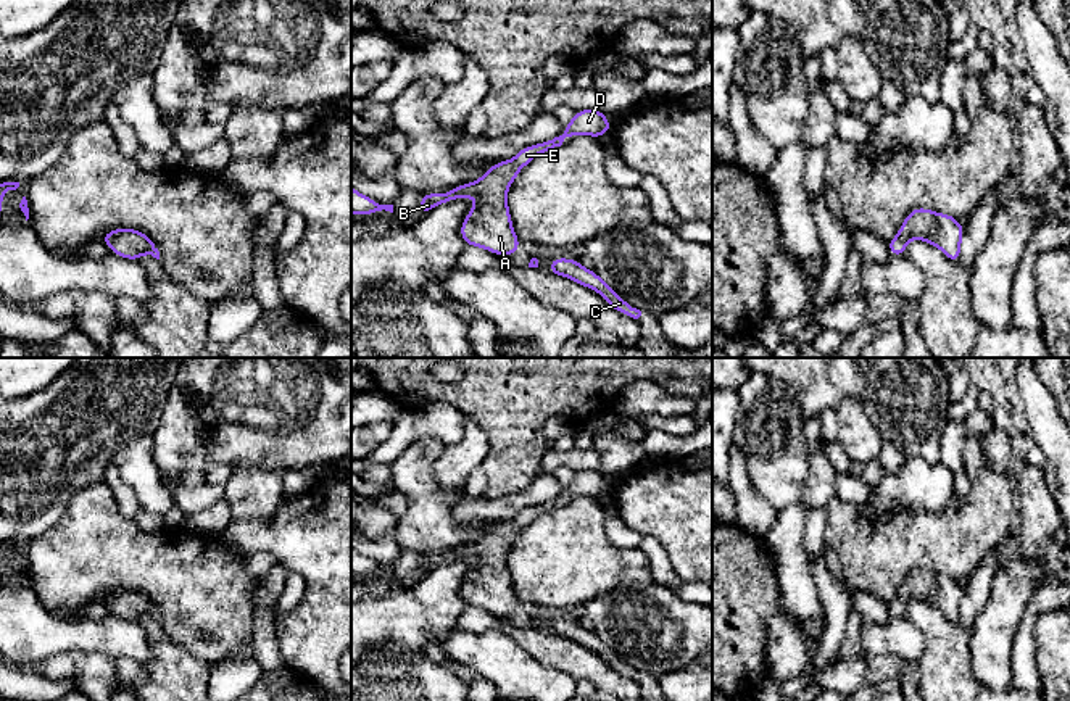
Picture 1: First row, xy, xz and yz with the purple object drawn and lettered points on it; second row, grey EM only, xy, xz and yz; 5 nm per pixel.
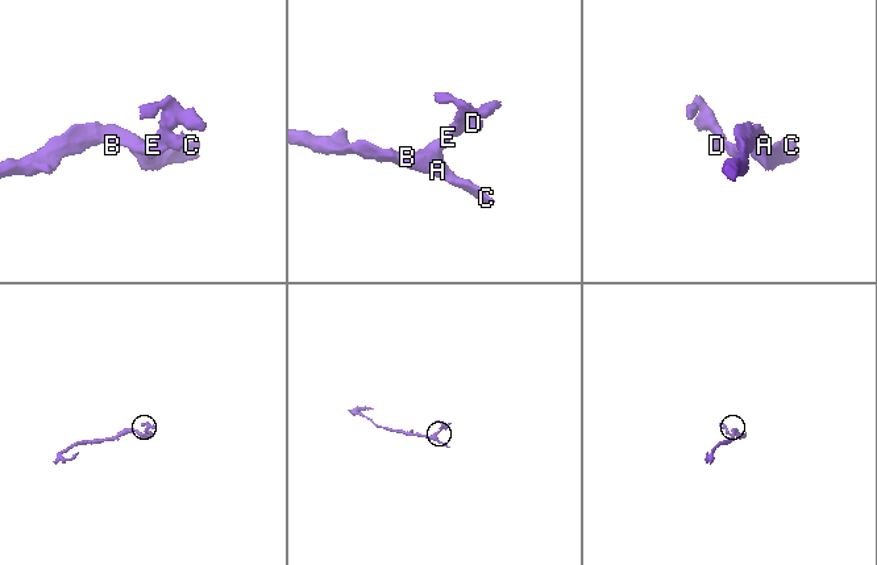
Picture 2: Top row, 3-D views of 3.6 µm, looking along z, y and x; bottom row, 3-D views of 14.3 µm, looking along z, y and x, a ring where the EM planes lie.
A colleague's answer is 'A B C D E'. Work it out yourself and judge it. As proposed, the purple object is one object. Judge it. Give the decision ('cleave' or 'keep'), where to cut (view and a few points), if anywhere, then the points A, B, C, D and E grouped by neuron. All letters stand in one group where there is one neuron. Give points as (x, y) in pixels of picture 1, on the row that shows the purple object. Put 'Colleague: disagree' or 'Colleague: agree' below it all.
keep; cut none; groups A B C D E
Colleague: agree

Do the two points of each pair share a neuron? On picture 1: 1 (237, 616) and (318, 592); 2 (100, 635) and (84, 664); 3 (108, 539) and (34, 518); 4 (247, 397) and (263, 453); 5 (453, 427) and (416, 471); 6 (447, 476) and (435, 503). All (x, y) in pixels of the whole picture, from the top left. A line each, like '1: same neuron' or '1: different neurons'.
1: different neurons
2: different neurons
3: different neurons
4: same neuron
5: different neurons
6: different neurons

